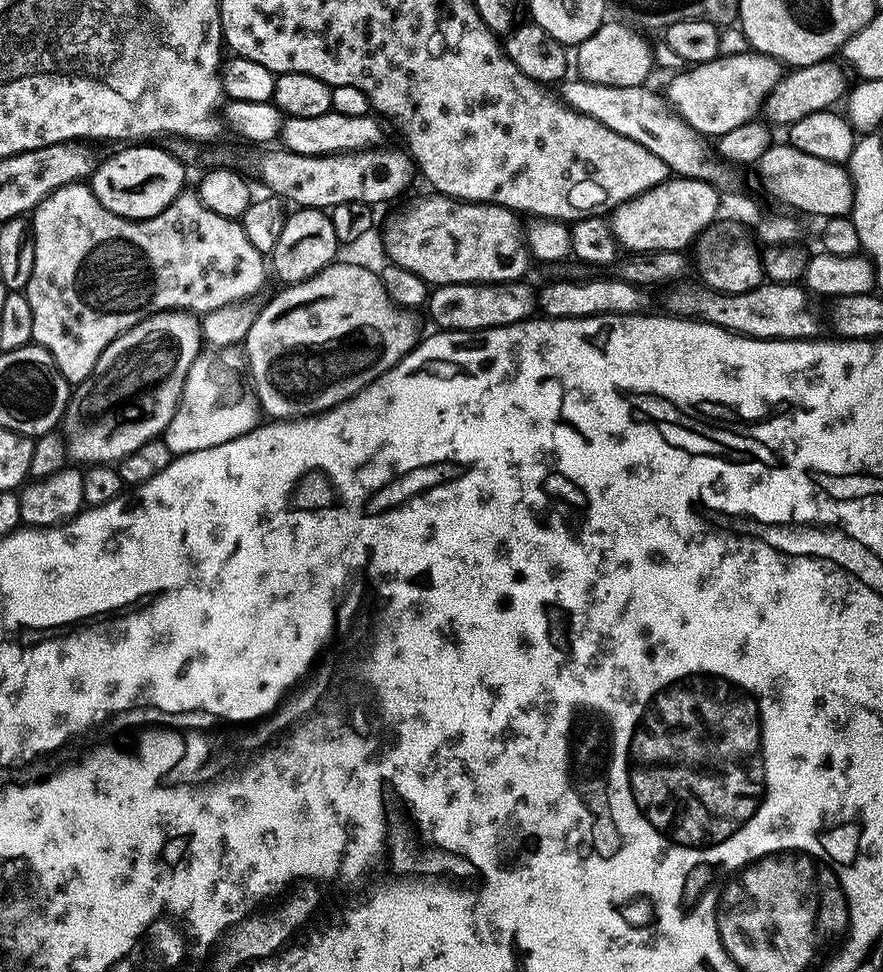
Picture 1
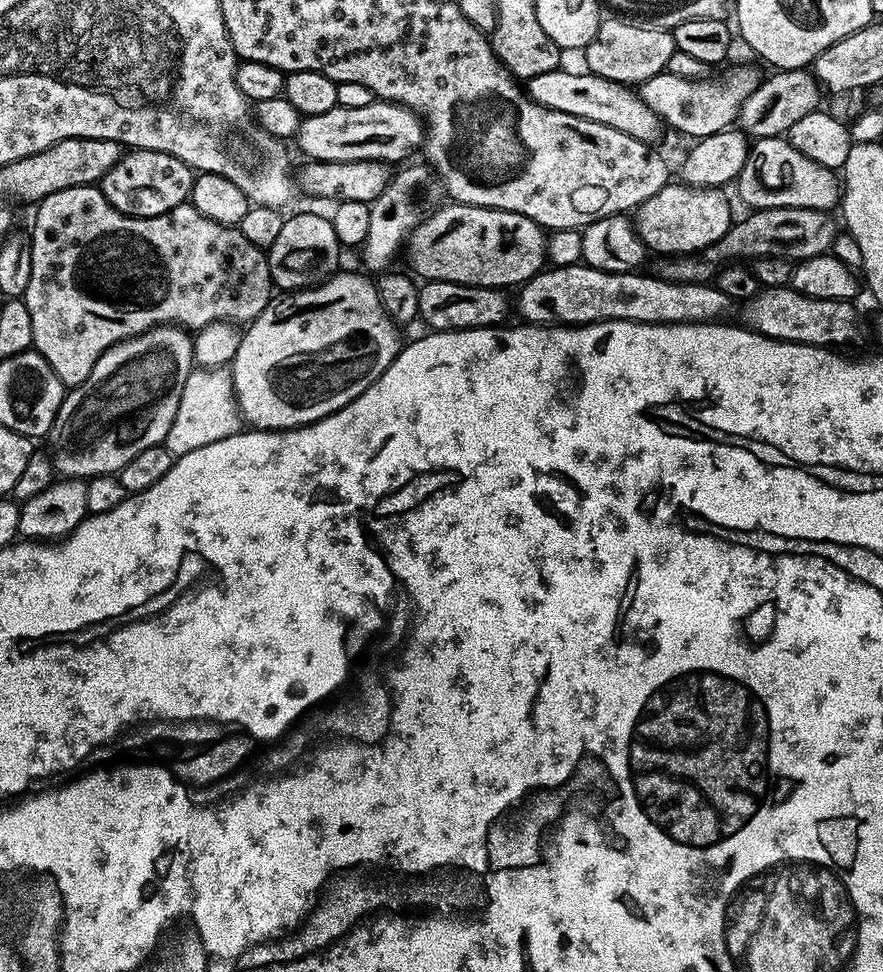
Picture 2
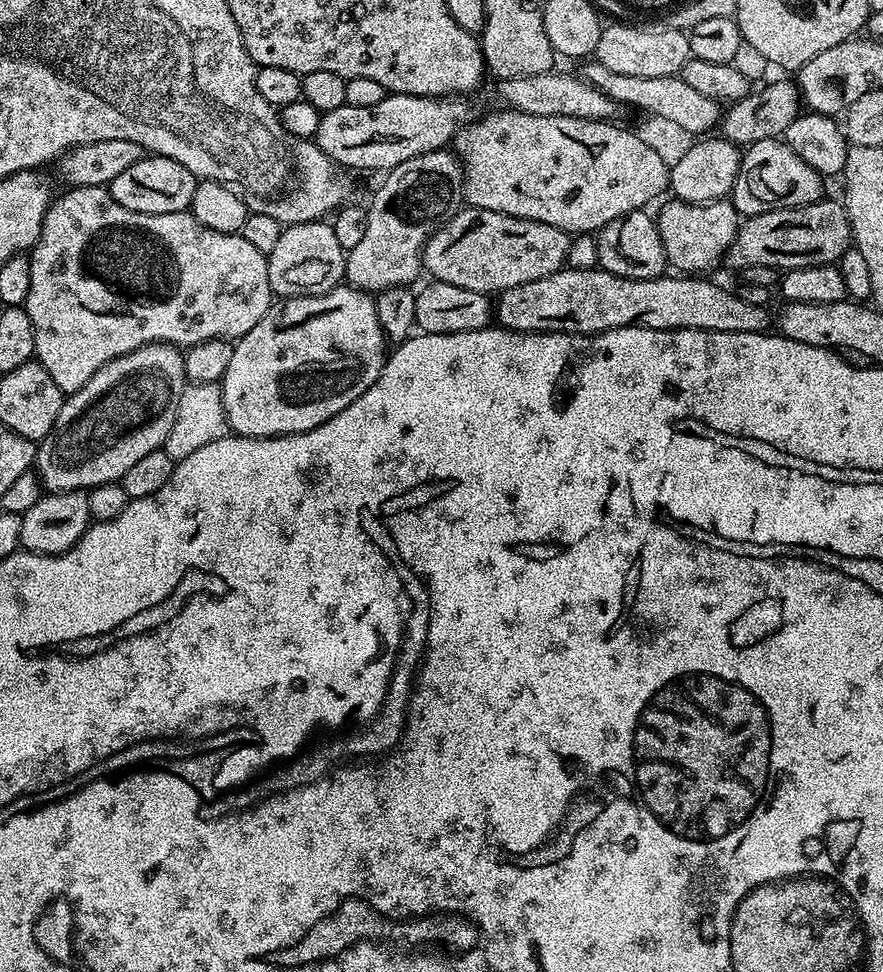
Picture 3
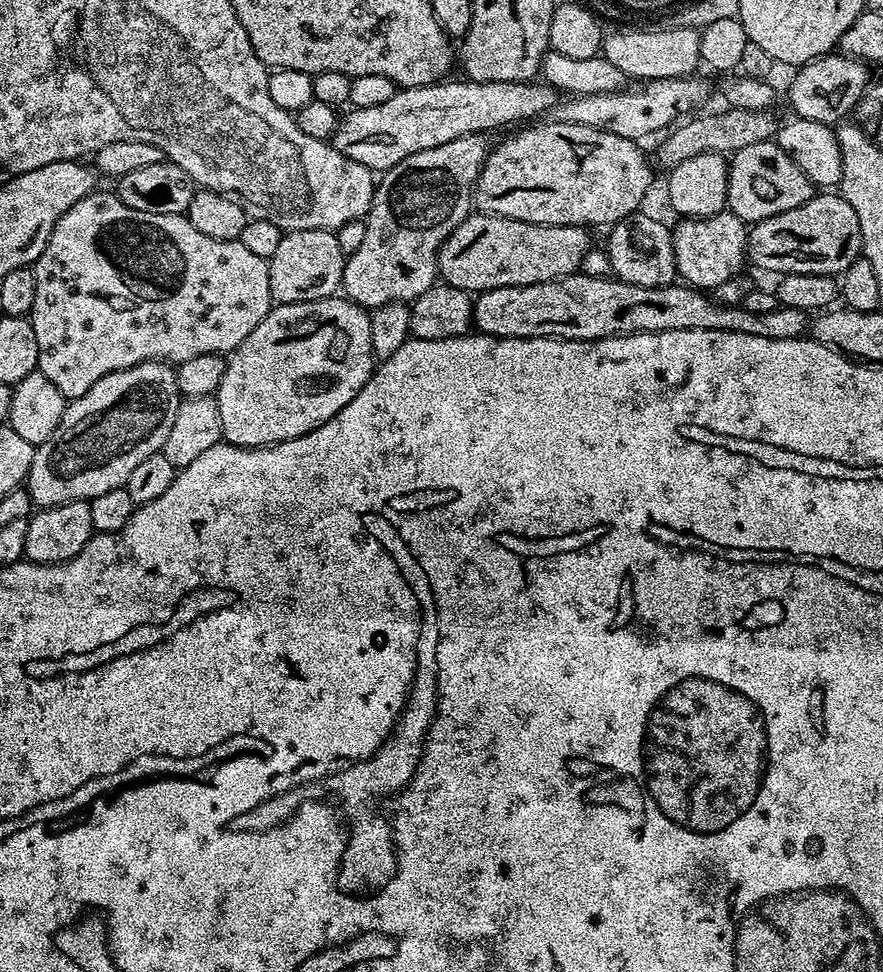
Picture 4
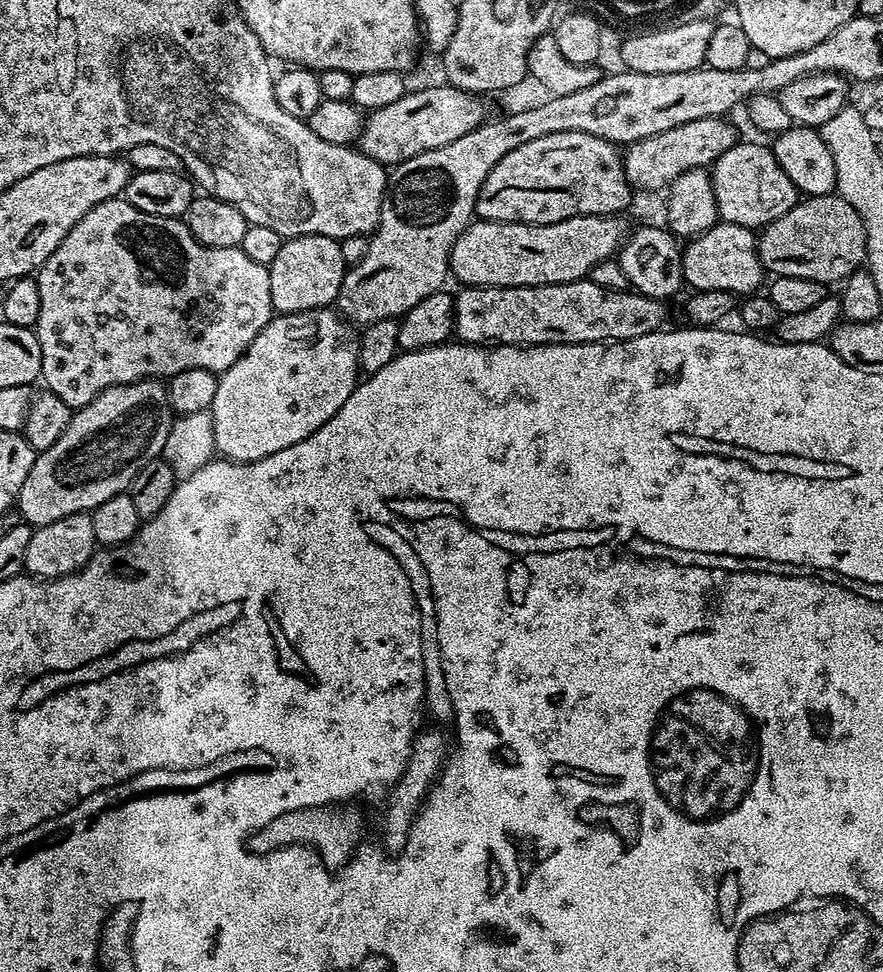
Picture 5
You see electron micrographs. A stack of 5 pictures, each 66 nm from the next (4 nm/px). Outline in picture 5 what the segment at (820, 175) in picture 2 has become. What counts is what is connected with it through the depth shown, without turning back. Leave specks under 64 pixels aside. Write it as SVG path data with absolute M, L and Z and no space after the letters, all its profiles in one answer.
M736 143L711 165L710 175L720 220L725 224L737 224L743 228L760 230L765 225L782 218L798 201L794 182L786 178L786 170L778 166L778 158L774 158L772 149L767 143Z

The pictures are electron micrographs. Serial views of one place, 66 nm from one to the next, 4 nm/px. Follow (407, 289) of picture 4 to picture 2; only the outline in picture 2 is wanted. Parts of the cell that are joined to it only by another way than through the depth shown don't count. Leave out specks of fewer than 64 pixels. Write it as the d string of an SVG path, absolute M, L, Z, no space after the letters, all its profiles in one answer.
M427 163L411 164L404 166L409 168L397 171L388 181L384 193L370 205L370 234L366 234L366 242L362 245L364 264L369 273L380 274L391 269L392 259L399 252L401 255L411 232L445 203L446 187L440 176Z

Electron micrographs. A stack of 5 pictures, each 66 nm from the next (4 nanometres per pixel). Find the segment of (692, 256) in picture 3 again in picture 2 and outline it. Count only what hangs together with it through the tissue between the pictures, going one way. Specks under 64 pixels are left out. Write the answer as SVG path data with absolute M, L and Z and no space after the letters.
M669 182L658 194L635 209L636 231L644 239L644 246L655 252L672 254L700 254L703 248L725 239L734 224L732 208L720 190L690 189L682 182Z

